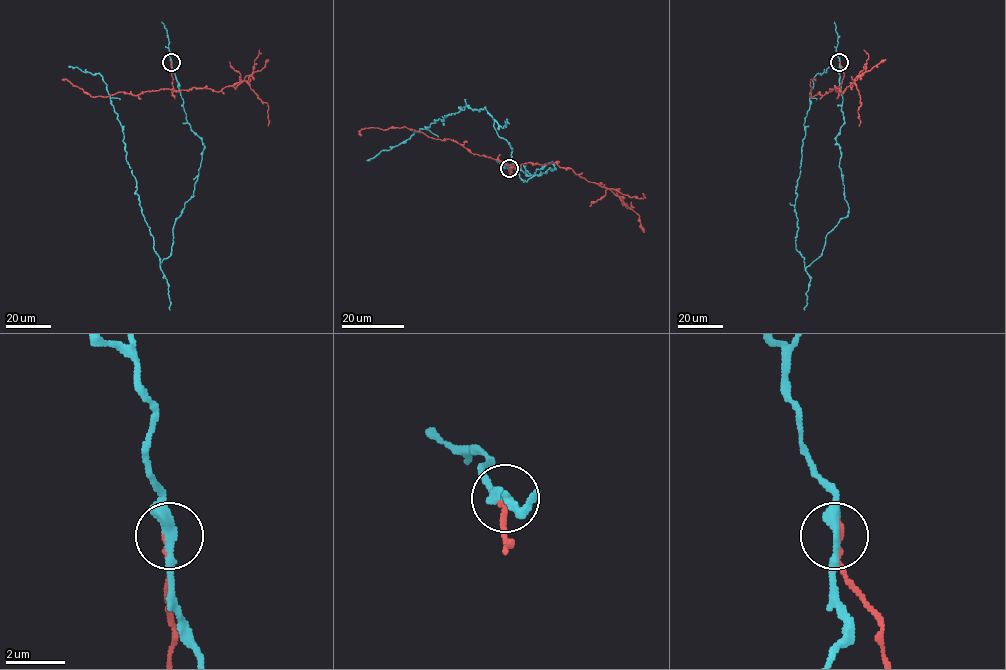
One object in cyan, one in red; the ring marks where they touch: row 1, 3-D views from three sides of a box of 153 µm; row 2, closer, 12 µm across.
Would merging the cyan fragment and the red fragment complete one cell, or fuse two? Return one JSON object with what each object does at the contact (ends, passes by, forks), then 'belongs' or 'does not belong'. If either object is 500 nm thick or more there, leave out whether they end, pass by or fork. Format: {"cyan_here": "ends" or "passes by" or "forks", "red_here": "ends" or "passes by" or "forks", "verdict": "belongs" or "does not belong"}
{"cyan_here": "passes by", "red_here": "ends", "verdict": "does not belong"}

